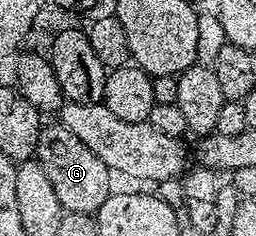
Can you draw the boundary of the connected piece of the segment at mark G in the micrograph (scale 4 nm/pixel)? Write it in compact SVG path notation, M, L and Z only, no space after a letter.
M41 125L34 160L46 174L46 180L50 180L58 204L62 204L69 214L95 215L113 189L113 175L108 166L102 164L102 160L98 160L98 156L94 156L94 152L90 152L90 148L86 148L86 144L82 144L82 140L78 140L78 136L74 136L74 132L65 126Z

